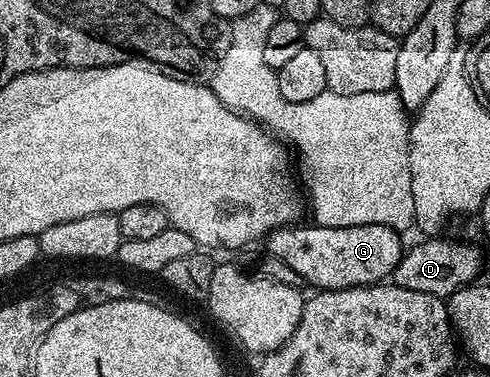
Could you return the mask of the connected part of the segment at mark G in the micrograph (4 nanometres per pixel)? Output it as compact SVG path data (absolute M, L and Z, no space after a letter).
M289 224L272 231L266 239L267 253L279 260L282 260L287 267L301 277L304 284L322 290L349 290L355 286L374 286L391 279L396 266L400 262L400 257L404 255L405 247L400 246L401 235L390 227L382 224L366 224L360 227L350 228L326 228L315 224L300 226L301 224Z

